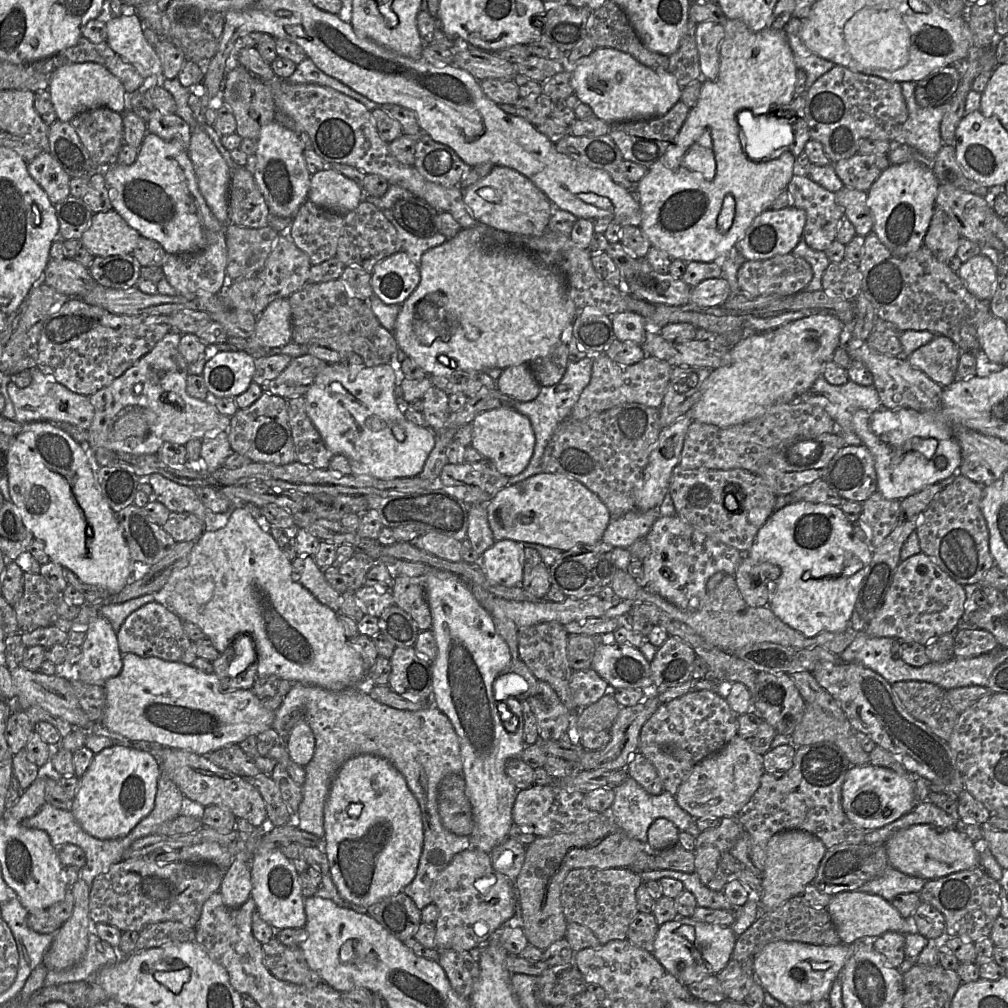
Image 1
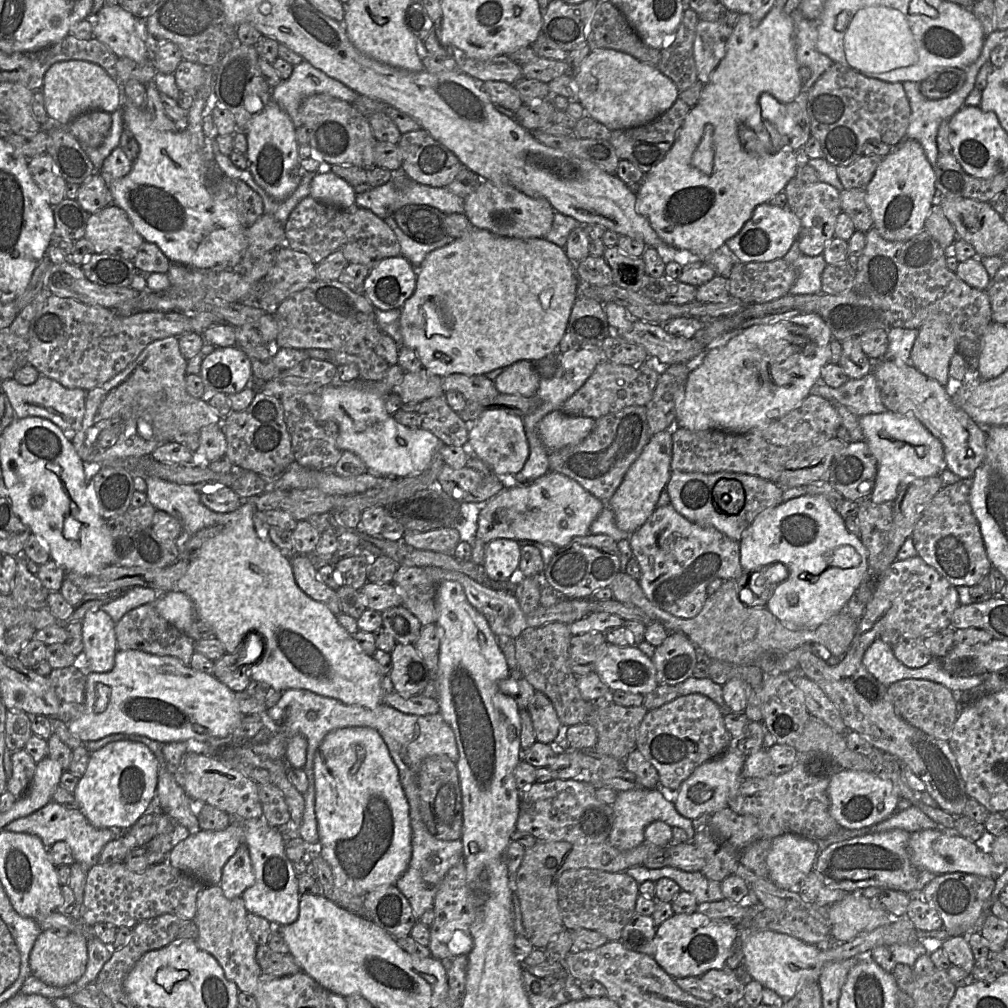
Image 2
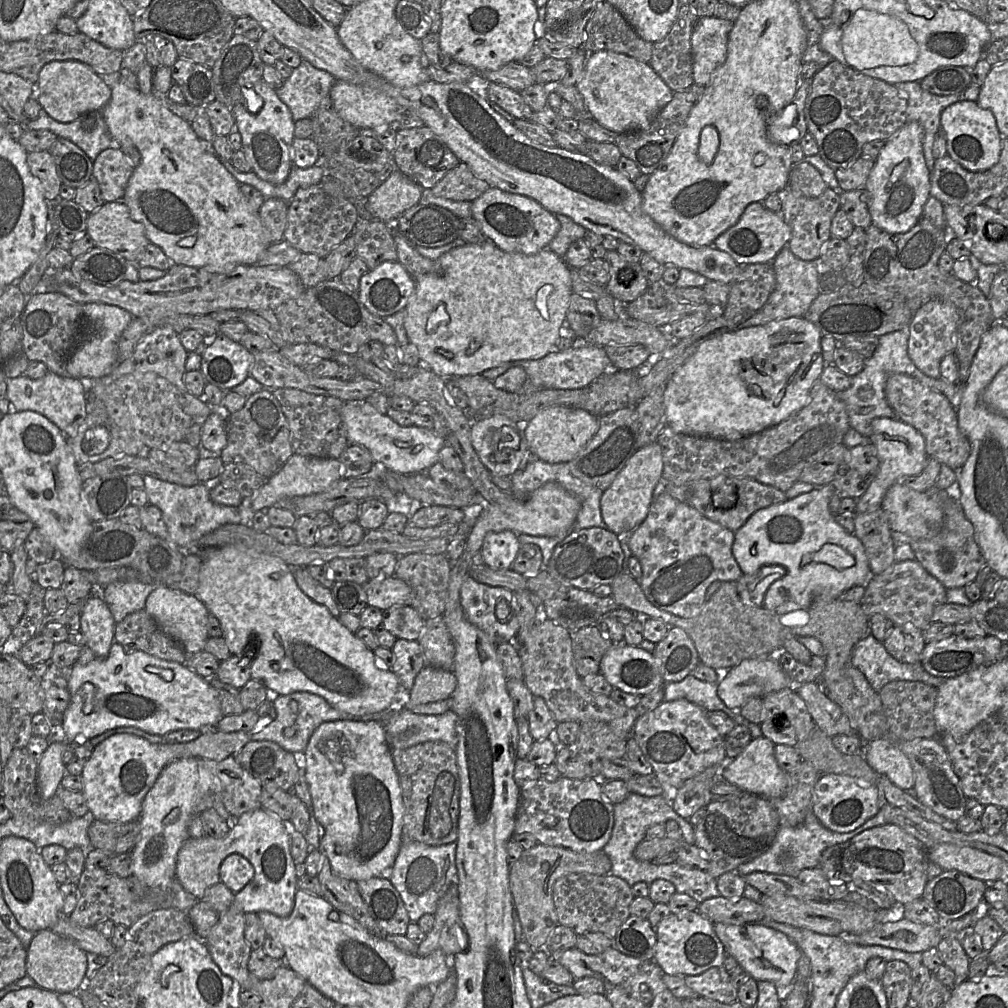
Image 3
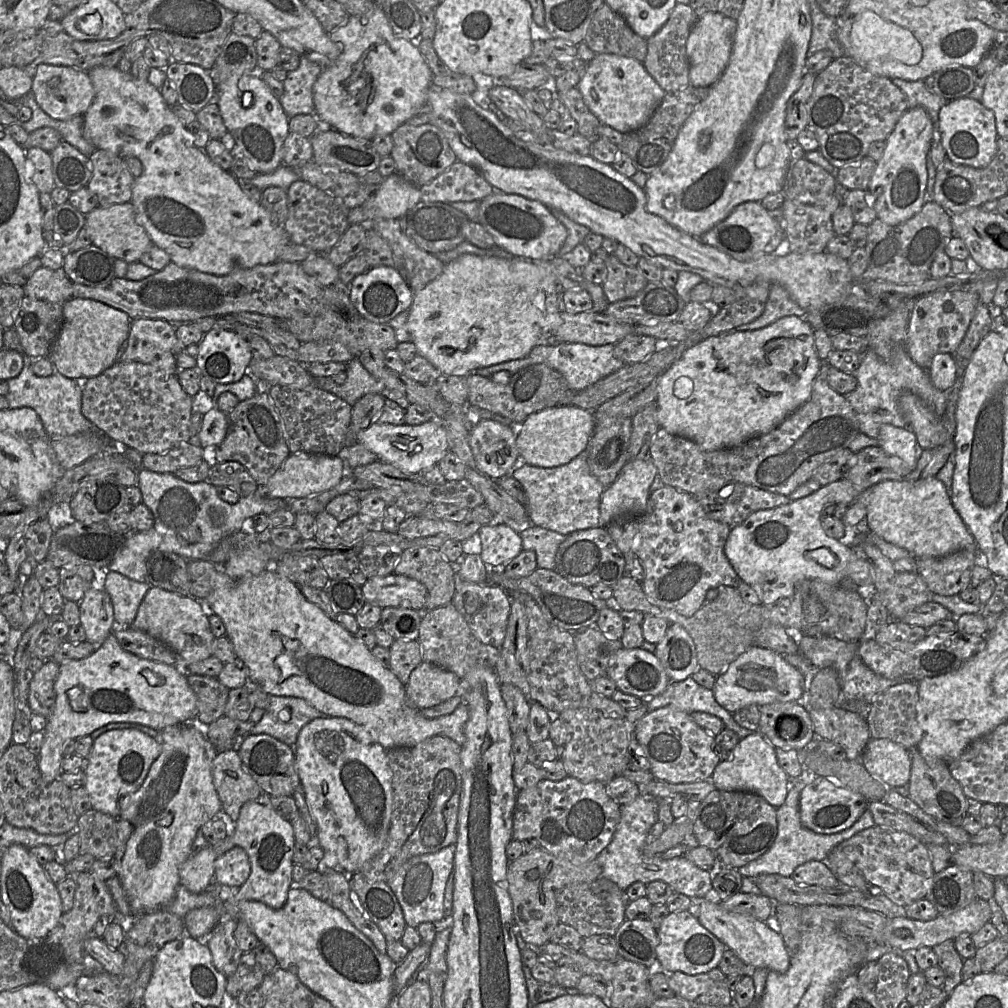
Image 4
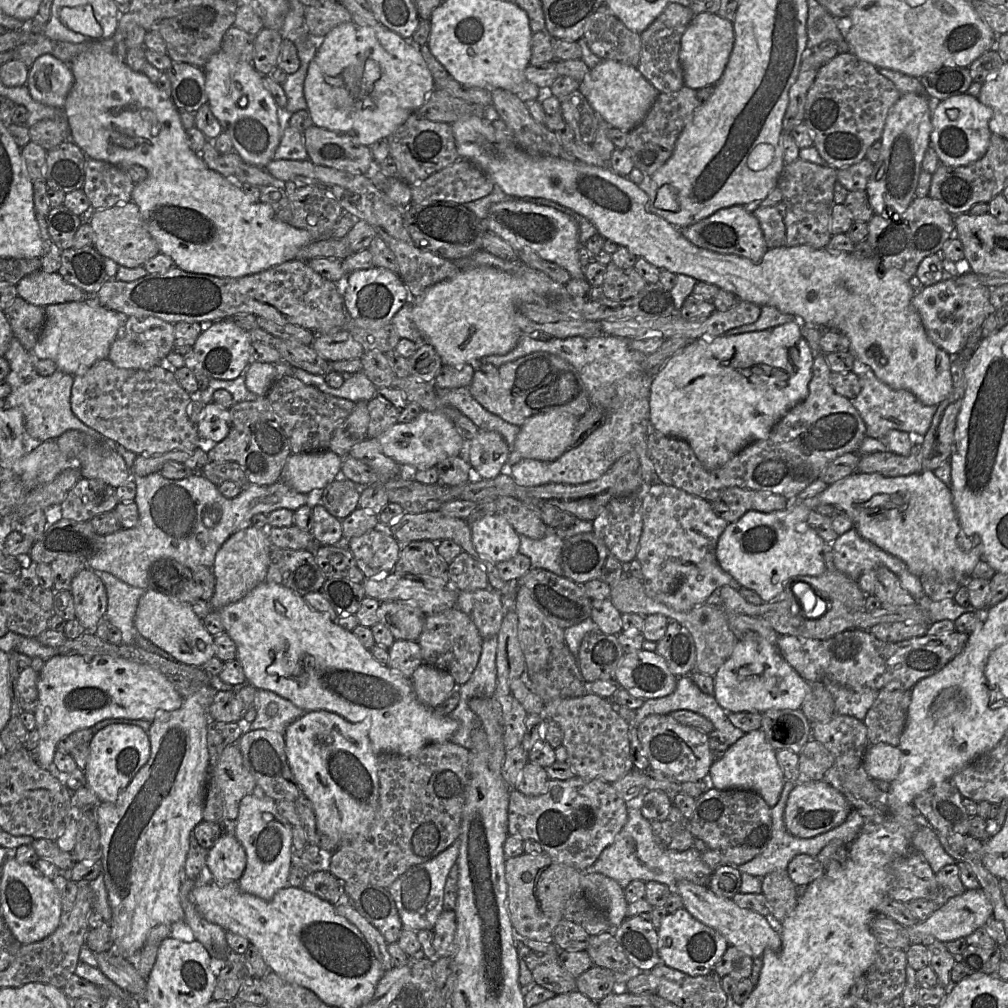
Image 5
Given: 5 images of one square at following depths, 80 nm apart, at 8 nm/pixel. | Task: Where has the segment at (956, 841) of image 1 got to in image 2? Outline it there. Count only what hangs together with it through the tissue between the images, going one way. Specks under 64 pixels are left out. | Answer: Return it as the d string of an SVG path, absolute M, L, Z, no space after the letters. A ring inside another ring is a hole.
M938 827L936 829L923 829L911 833L909 851L913 865L919 870L928 870L937 875L962 872L990 877L996 880L998 865L992 856L981 850L974 842L959 835L953 828Z

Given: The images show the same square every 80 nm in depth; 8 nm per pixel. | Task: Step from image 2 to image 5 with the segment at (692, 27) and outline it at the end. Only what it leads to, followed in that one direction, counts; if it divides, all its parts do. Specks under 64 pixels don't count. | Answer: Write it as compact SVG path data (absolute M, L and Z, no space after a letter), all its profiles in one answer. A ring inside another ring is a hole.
M669 3L663 12L640 35L641 55L638 71L659 93L672 93L684 86L683 69L679 60L681 38L695 13L690 7Z

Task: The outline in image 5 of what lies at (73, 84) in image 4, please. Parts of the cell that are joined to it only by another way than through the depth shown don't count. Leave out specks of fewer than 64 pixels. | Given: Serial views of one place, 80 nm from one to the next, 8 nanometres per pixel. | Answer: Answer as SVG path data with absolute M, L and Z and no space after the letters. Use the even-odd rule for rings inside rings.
M51 54L41 55L29 68L27 86L30 94L44 105L63 108L73 84L70 65Z

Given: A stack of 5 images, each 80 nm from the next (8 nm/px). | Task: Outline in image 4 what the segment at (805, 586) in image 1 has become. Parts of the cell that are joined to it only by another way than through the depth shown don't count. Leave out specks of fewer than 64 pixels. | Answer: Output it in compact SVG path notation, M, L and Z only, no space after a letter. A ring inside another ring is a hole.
M841 478L835 482L829 483L827 485L822 486L820 489L815 491L814 493L803 497L798 500L790 501L786 505L782 505L776 508L772 509L764 509L764 510L758 510L754 513L750 514L746 520L744 520L741 524L733 527L730 531L729 537L726 541L724 552L726 557L728 558L729 562L735 569L736 573L739 575L741 580L750 586L753 587L753 589L756 591L758 597L760 598L762 604L771 606L768 608L763 609L763 616L764 618L770 620L771 622L778 624L782 626L784 629L788 627L793 627L795 629L801 630L801 626L805 624L805 611L803 610L803 596L802 596L802 586L799 586L802 581L806 579L814 579L819 580L828 584L833 585L839 585L840 582L844 579L850 579L854 583L856 583L859 588L862 588L863 591L868 589L873 589L873 568L868 559L866 558L866 554L864 550L861 548L861 545L847 545L840 540L834 539L829 537L821 524L821 516L823 515L823 509L826 505L830 503L845 503L848 505L851 505L859 496L861 493L858 493L856 489L854 488L853 484L845 478Z

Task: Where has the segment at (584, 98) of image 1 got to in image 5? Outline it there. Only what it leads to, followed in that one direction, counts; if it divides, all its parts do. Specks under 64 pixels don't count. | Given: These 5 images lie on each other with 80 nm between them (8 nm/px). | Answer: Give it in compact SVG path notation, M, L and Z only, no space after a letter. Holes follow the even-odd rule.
M601 60L590 69L580 82L579 90L611 127L625 132L630 132L643 121L660 94L636 67L614 60Z

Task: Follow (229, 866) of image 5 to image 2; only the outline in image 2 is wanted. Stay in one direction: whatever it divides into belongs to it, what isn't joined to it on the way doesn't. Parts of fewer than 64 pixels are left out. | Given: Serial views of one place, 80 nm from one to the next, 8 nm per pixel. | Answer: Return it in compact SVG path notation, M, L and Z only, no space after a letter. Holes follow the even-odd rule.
M242 844L229 858L222 869L218 884L228 899L241 897L243 892L255 882L255 874L248 847Z

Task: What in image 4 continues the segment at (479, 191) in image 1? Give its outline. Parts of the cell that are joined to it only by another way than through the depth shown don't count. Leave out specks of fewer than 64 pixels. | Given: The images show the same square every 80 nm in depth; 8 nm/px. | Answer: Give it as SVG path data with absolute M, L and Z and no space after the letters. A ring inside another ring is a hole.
M495 190L480 201L477 222L493 236L496 246L519 259L551 259L557 255L567 238L566 227L543 203Z

